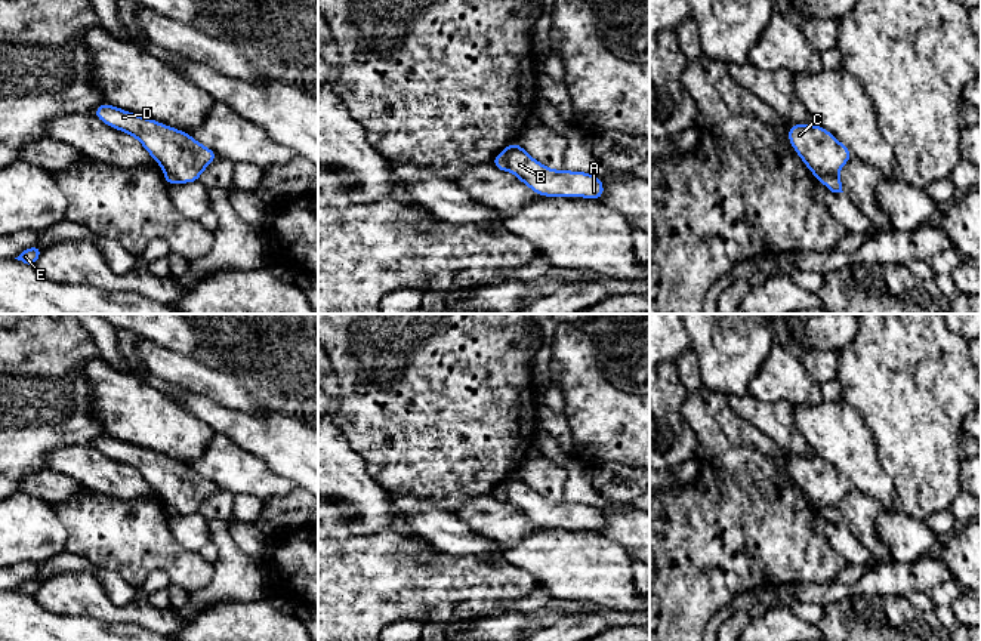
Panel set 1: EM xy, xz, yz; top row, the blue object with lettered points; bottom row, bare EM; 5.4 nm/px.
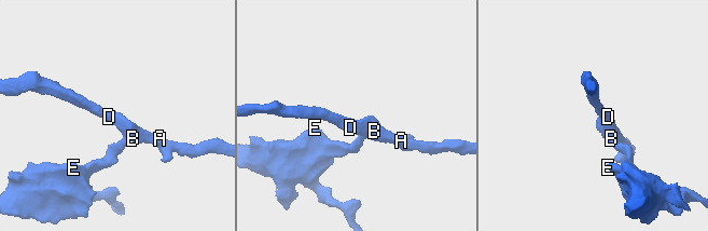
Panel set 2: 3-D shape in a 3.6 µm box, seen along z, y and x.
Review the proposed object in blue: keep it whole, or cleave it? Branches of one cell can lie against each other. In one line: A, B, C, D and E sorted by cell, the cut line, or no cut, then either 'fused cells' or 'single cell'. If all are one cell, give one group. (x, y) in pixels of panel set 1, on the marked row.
A B C D / E; cut in xz along (502, 151), (508, 169); fused cells

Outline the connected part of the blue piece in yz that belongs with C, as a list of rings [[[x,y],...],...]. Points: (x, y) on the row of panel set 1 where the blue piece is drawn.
[[[815,123],[808,126],[790,124],[787,138],[792,148],[817,179],[837,175],[852,158],[852,152],[846,145],[840,144],[833,133]]]

